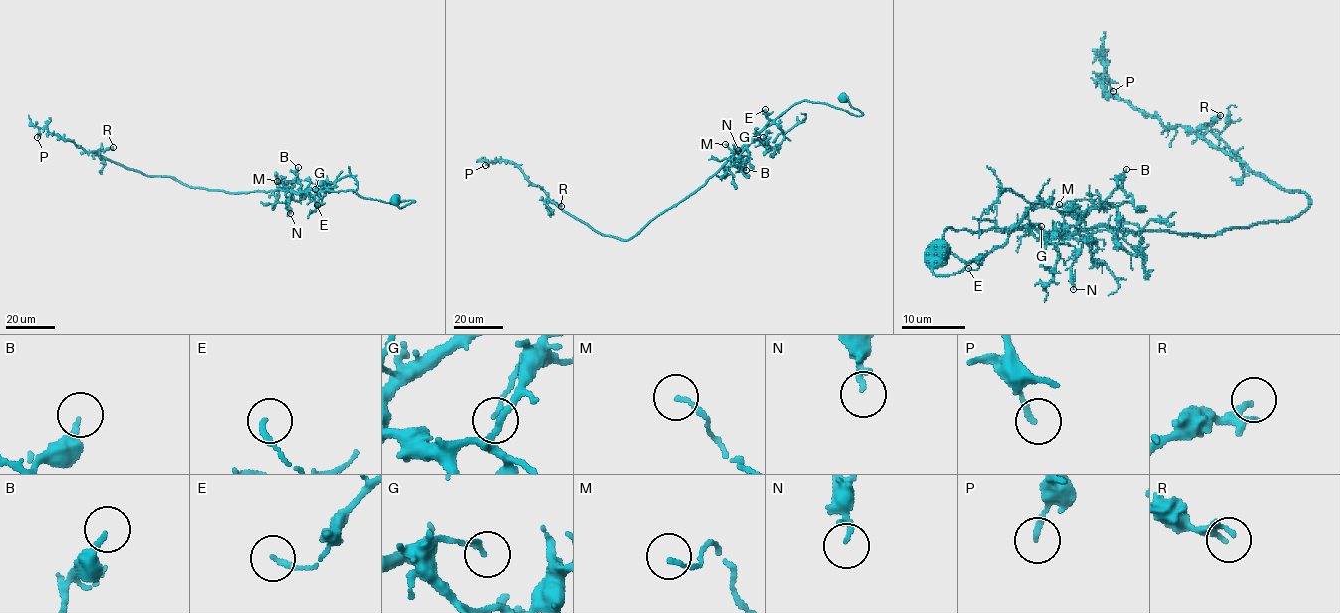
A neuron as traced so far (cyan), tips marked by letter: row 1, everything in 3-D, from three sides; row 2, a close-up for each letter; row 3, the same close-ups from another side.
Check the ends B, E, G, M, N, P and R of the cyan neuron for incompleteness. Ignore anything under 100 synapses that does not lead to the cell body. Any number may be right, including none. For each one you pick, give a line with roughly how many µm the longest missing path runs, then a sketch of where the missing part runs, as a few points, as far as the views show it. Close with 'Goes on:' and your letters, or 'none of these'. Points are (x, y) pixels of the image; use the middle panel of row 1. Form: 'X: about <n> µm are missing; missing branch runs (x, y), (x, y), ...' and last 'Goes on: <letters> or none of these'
Goes on: none of these

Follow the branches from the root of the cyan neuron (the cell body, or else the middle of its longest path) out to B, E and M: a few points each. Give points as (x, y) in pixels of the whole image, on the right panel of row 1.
B: (940, 255), (936, 274), (955, 274), (985, 254), (966, 263), (950, 252), (947, 228), (1076, 225), (1126, 169)
E: (940, 255), (936, 274), (955, 274), (985, 254), (966, 263), (950, 252), (947, 228), (1011, 231), (968, 268)
M: (940, 255), (936, 274), (985, 254), (966, 263), (947, 228), (1072, 234), (1080, 218), (1059, 204)

